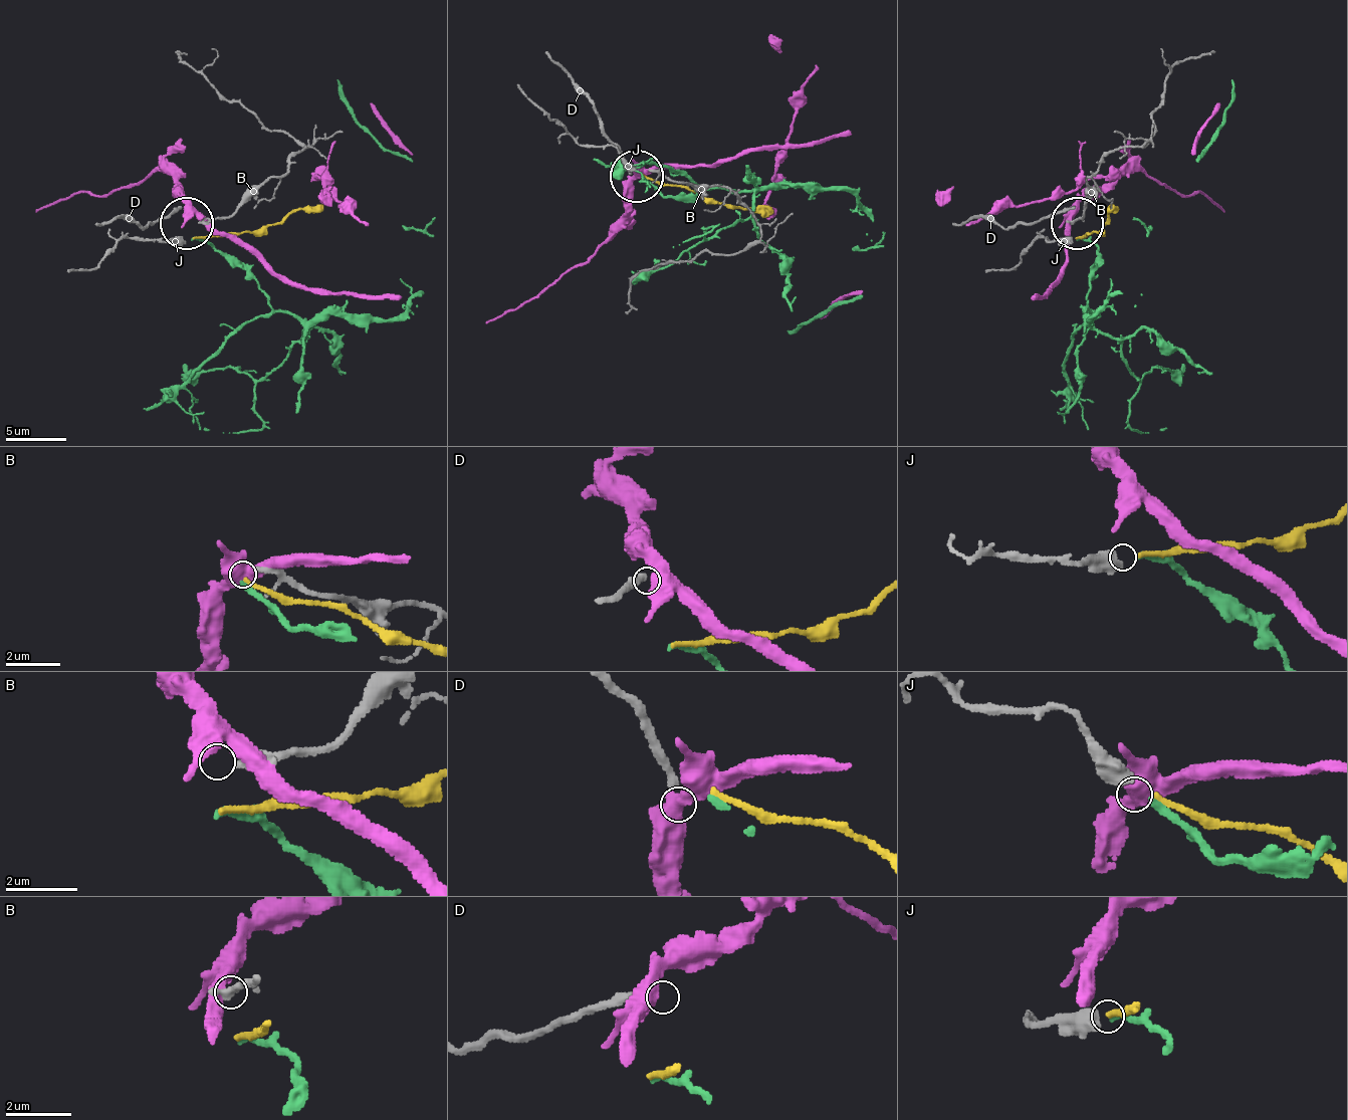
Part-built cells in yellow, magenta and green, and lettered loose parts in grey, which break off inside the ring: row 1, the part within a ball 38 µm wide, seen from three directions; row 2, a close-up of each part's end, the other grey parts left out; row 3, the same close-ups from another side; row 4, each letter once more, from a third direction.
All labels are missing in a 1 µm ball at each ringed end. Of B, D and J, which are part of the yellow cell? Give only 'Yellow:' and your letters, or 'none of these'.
Yellow: none of these

